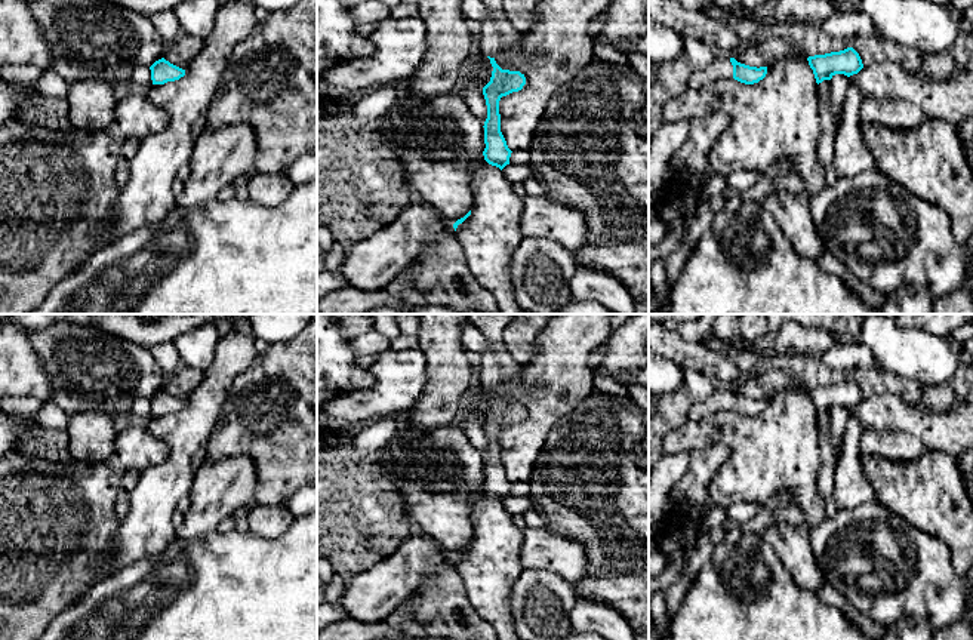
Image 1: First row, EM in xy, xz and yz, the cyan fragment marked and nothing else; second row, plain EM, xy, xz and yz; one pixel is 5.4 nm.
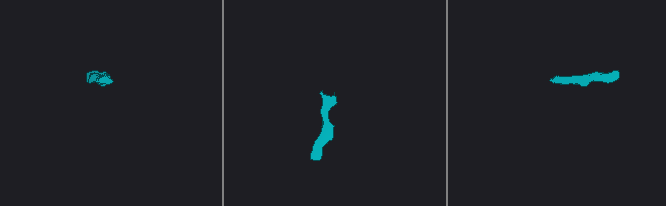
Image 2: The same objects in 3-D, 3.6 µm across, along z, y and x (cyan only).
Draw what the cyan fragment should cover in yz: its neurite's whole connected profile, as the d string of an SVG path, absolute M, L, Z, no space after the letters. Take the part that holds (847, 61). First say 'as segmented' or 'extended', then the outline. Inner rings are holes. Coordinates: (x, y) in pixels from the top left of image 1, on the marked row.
as segmented; M847 47L840 52L809 56L807 61L813 70L817 84L823 80L831 80L835 74L844 74L850 77L863 68L862 59L853 47Z

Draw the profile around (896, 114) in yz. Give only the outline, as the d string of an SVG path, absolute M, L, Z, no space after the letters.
M863 98L859 110L859 124L880 124L892 130L912 130L927 117L923 110L903 99Z

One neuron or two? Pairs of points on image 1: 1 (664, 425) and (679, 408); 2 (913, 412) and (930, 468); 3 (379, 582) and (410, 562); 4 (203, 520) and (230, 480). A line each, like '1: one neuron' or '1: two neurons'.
1: one neuron
2: two neurons
3: one neuron
4: one neuron

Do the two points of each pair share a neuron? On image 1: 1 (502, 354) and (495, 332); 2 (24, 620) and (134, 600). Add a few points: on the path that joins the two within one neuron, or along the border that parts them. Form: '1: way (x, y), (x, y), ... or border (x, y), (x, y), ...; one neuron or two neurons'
1: way (496, 348), (495, 338); one neuron
2: border (77, 600), (49, 624); two neurons

